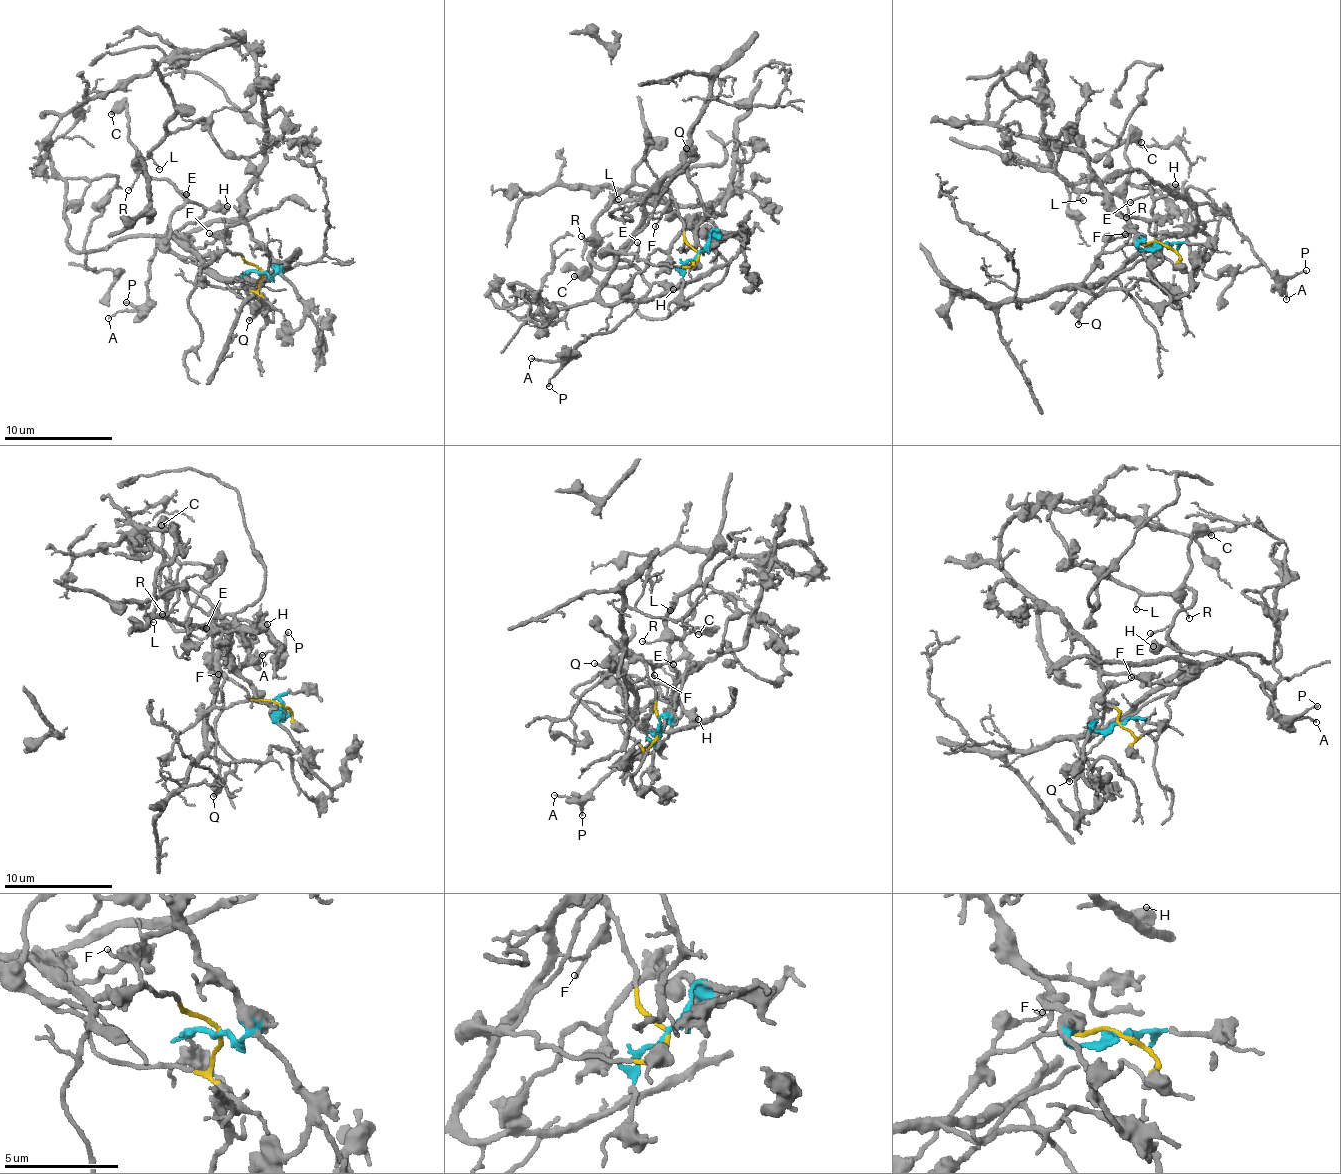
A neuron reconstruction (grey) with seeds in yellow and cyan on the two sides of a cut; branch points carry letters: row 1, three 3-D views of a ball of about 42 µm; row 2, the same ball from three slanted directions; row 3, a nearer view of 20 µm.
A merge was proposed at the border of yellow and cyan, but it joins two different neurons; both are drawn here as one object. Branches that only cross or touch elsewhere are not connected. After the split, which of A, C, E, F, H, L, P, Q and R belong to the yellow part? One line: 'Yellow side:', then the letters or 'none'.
Yellow side: A, C, E, F, H, L, P, Q, R

